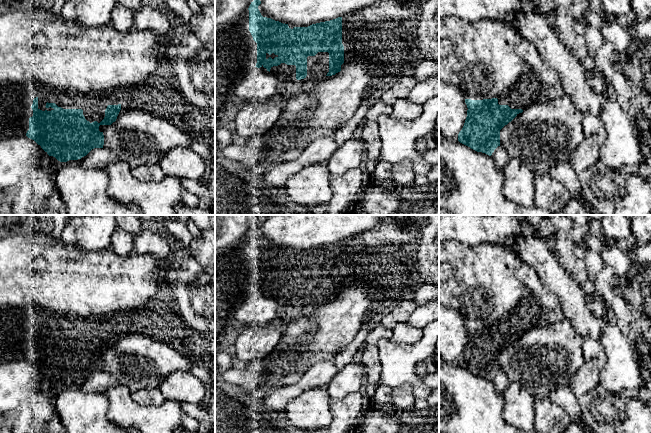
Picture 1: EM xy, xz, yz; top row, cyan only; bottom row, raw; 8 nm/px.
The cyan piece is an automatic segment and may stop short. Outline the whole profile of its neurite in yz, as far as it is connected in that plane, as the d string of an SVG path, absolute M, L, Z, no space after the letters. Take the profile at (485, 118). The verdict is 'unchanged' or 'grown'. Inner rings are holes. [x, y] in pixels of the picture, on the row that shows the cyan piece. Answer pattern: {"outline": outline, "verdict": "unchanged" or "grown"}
{"outline": "M566 94L538 101L527 109L499 105L497 98L465 99L467 117L458 141L492 155L498 146L522 161L536 176L568 163L585 135L582 111Z", "verdict": "grown"}

